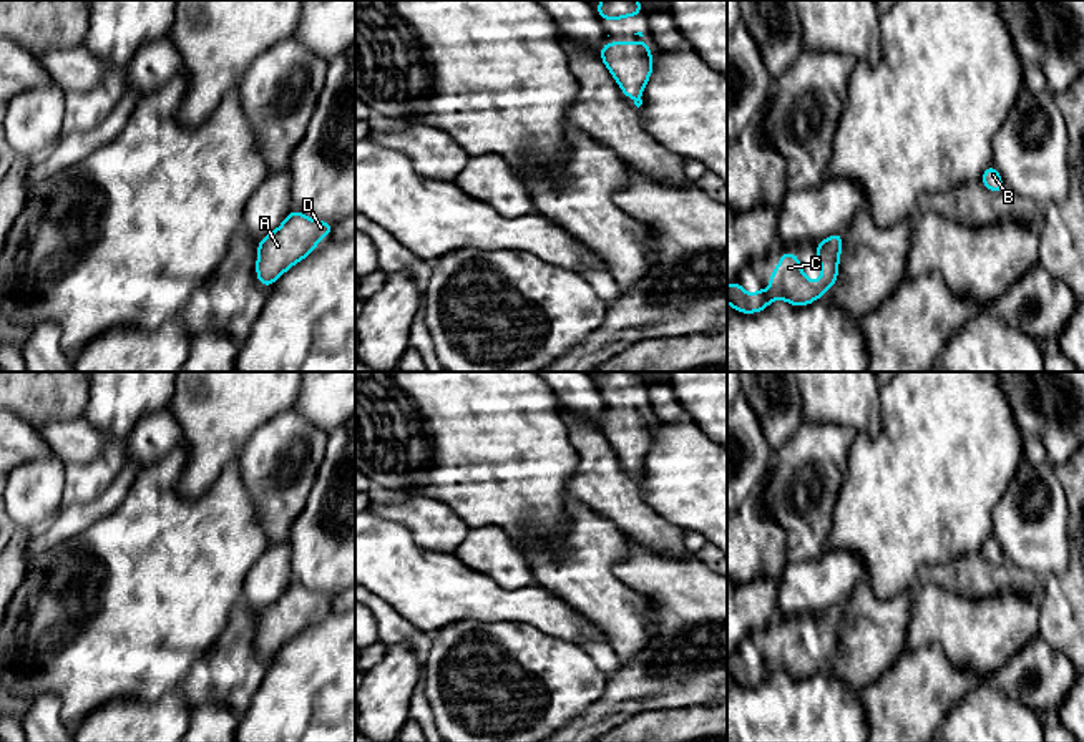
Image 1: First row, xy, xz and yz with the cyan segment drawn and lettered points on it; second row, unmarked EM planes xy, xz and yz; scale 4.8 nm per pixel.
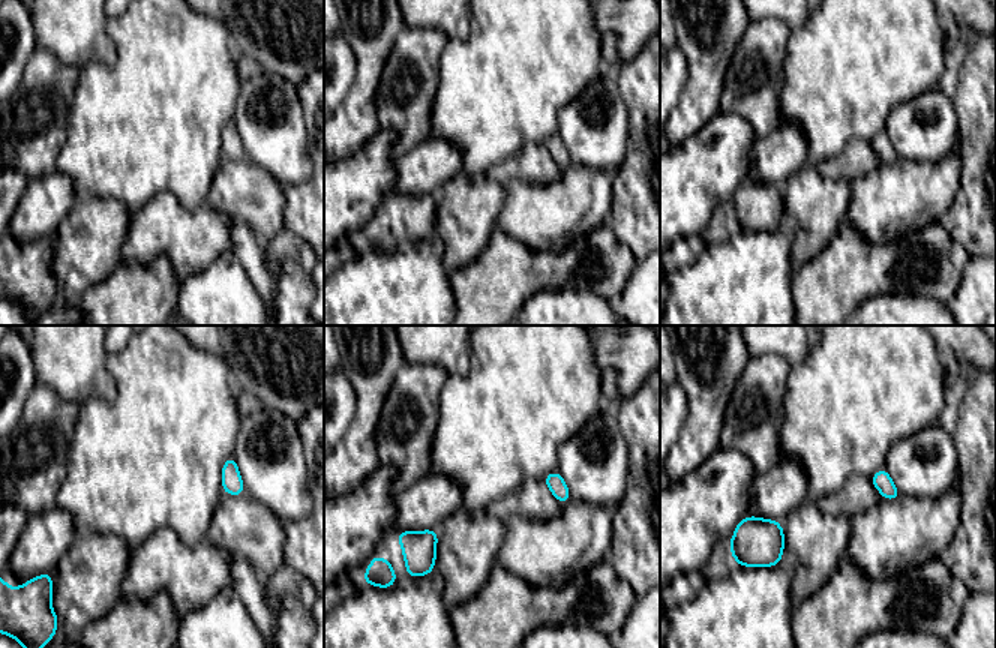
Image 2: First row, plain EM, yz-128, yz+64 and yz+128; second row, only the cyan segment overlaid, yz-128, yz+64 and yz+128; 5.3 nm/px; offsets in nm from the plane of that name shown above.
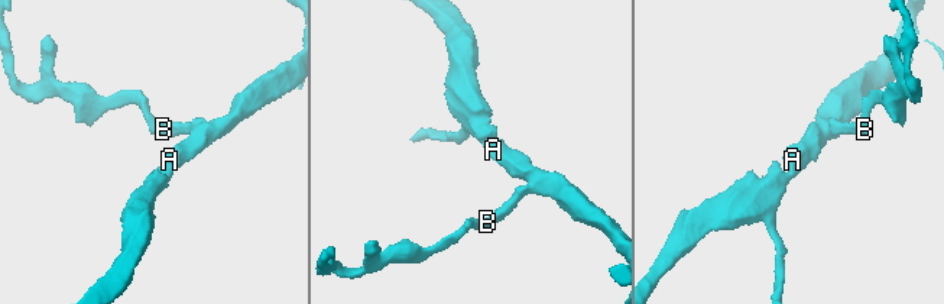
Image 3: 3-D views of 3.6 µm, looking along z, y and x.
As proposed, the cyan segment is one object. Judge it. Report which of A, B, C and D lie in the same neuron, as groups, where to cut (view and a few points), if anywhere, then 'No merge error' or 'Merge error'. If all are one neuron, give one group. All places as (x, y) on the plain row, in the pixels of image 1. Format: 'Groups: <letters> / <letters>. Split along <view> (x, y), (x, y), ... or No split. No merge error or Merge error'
Groups: A B C D. No split. No merge error

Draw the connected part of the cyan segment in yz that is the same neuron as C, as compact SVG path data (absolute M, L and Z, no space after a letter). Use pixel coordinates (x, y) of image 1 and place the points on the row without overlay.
M835 604L815 616L822 651L812 654L805 649L800 631L792 622L780 626L780 636L770 642L770 664L760 657L750 669L745 666L740 652L727 657L727 674L732 682L742 686L757 686L775 671L785 671L790 677L803 679L822 671L825 662L838 652L838 634L843 619L843 604Z

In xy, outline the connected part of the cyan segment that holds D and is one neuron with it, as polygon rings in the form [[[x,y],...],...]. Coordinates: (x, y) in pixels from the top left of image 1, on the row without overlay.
[[[295,579],[284,594],[257,614],[256,647],[259,656],[271,659],[287,641],[317,622],[317,613],[329,609],[334,594],[315,593]]]

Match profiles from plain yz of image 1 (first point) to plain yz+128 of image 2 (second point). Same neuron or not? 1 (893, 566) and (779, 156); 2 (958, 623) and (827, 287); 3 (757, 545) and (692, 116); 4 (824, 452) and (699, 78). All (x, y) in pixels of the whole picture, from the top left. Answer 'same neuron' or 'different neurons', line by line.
1: different neurons
2: different neurons
3: same neuron
4: different neurons

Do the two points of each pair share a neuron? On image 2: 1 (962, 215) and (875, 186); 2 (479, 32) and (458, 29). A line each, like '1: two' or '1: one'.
1: two
2: two

